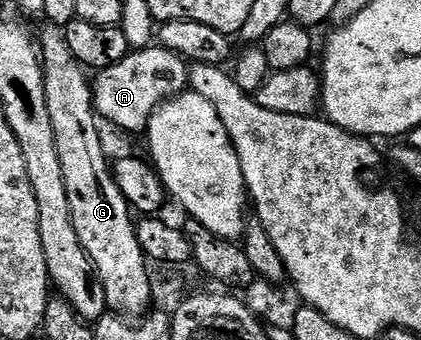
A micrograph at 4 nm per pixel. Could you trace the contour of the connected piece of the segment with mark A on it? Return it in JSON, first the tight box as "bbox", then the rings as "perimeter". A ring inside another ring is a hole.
{"bbox":[92,46,189,133],"perimeter":[[[160,46],[130,51],[123,62],[107,66],[96,73],[92,81],[93,106],[102,121],[110,120],[125,132],[144,133],[153,111],[167,100],[181,95],[189,88],[189,69],[186,61]]]}

